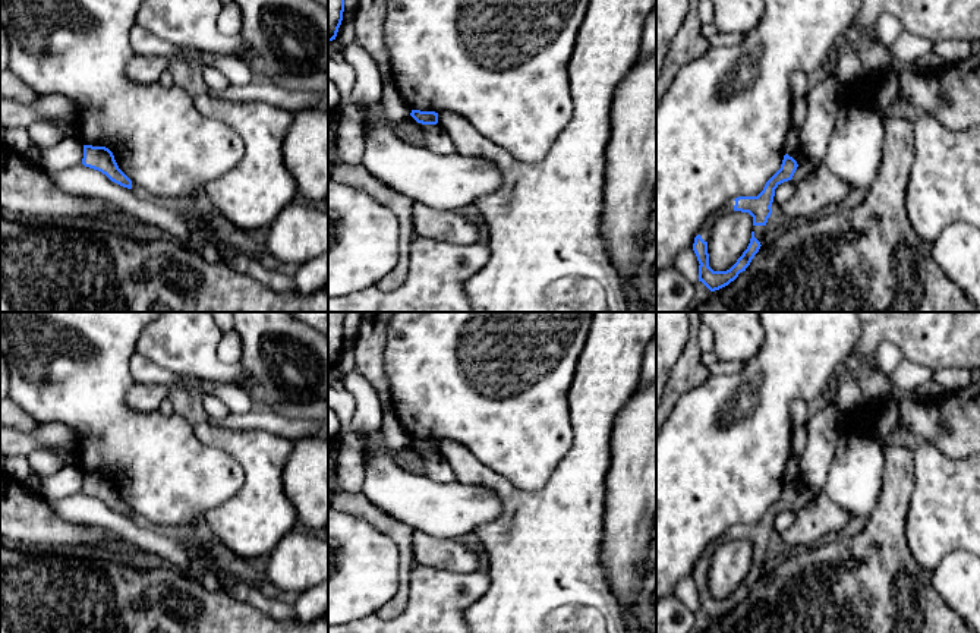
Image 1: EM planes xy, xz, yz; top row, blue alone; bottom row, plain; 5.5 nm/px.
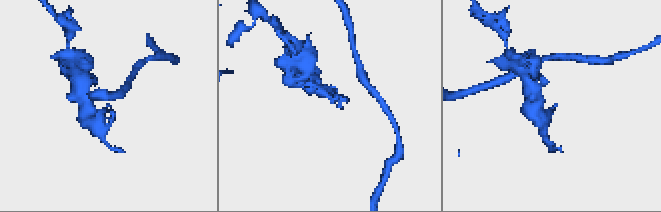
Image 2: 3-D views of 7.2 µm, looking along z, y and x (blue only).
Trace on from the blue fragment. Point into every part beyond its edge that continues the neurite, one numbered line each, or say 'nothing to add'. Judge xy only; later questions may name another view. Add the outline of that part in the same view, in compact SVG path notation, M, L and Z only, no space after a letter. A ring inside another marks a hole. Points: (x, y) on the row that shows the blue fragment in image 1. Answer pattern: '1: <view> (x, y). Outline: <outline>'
nothing to add

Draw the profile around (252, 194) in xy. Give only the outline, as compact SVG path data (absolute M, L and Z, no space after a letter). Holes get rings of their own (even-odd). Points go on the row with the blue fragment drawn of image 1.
M209 94L193 101L199 113L229 125L245 144L240 161L204 190L220 215L239 229L250 233L270 227L297 193L283 158L293 113L265 101L227 101Z

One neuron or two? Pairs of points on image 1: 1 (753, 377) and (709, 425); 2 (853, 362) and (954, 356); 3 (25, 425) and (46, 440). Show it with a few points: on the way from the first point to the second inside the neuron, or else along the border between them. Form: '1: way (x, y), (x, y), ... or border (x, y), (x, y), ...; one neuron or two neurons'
1: way (746, 389), (721, 413); one neuron
2: border (854, 353), (860, 358); two neurons
3: border (40, 424), (31, 431), (15, 430); two neurons

